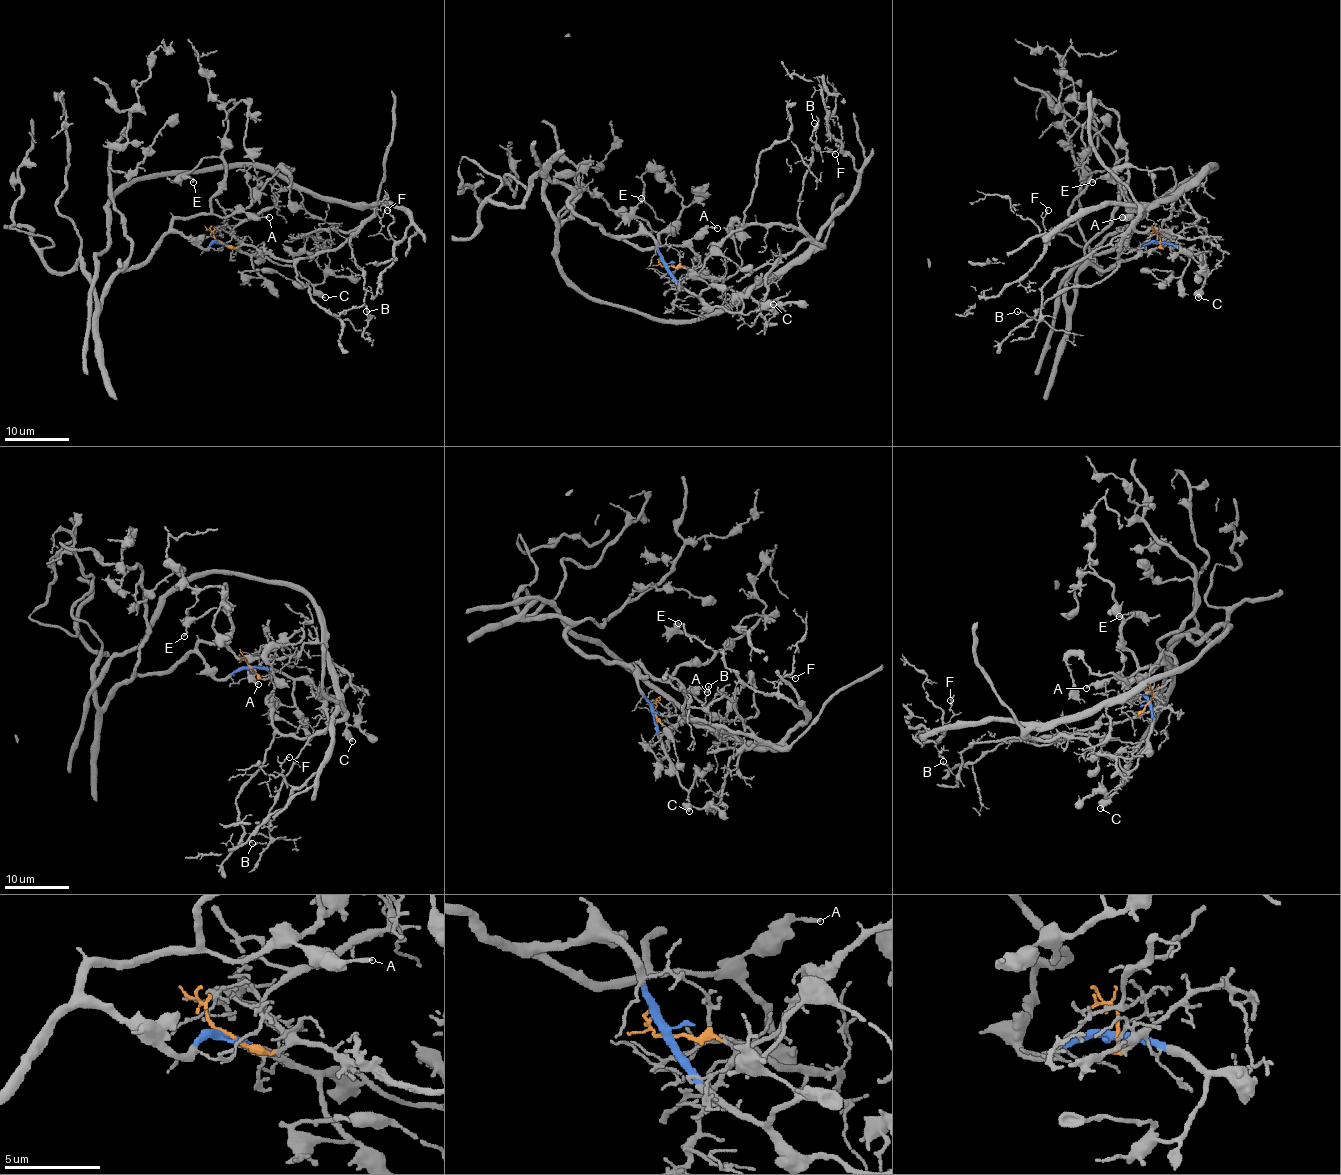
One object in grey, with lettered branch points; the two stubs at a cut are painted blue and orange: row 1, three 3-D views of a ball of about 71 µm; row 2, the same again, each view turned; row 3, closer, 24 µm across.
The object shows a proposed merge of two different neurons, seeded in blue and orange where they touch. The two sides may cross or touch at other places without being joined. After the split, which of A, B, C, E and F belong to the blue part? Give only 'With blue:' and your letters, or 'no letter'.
With blue: A, C, E

